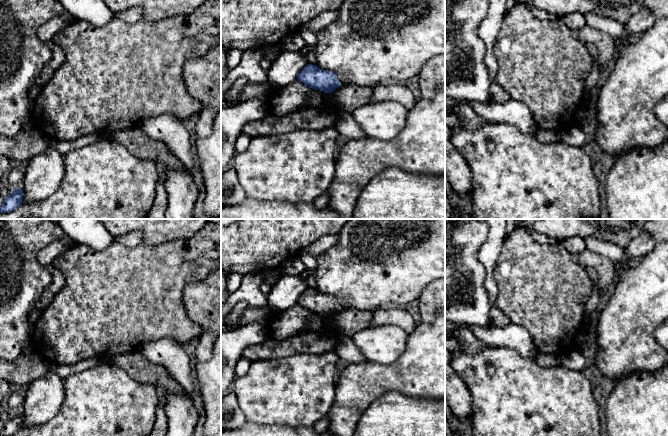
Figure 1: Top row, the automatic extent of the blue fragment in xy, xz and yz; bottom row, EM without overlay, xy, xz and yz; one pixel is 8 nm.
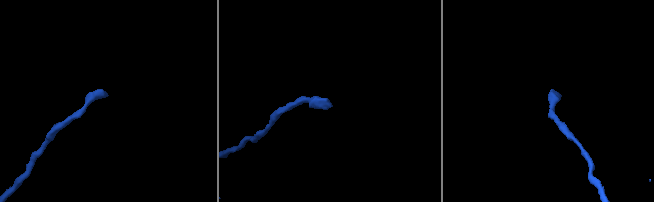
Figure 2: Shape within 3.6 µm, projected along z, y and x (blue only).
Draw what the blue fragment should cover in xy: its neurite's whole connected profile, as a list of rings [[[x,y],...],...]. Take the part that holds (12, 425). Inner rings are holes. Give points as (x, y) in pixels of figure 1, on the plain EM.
[[[17,412],[10,419],[8,419],[3,428],[0,431],[0,436],[11,436],[22,428],[23,415],[21,412]]]

